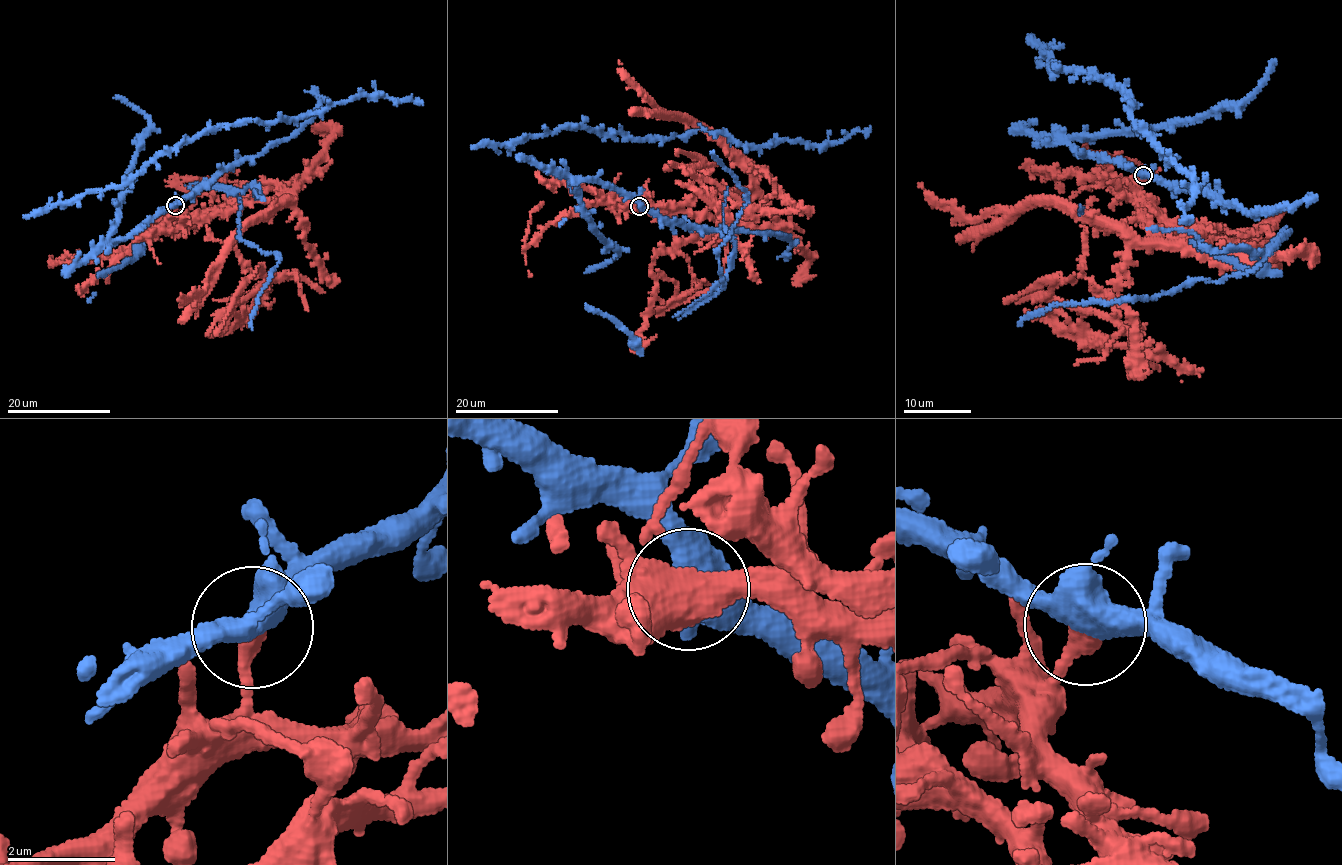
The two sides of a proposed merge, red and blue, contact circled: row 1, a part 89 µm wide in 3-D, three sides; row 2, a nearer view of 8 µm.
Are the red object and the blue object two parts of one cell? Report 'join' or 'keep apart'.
keep apart

